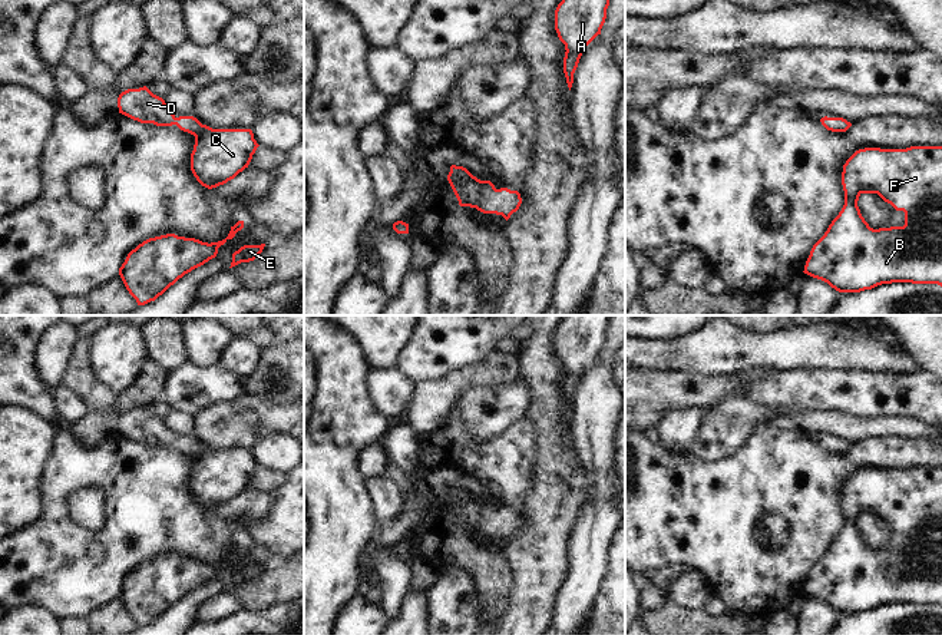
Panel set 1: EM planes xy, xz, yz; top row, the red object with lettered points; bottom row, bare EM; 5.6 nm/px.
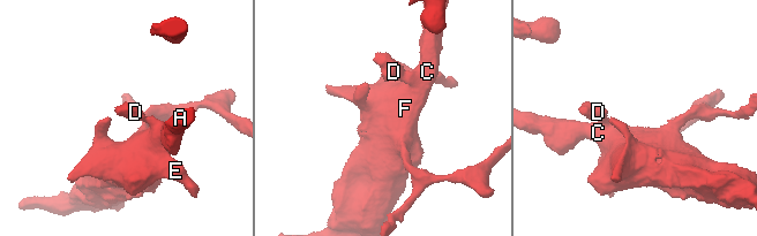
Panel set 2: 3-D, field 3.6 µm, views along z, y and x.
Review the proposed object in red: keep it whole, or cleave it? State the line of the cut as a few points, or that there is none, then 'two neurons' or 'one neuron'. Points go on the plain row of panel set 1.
no cut | one neuron

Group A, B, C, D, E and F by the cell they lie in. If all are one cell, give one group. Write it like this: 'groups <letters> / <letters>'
groups A B C D E F

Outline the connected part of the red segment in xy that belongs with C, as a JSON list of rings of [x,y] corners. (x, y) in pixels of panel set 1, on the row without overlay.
[[[146,407],[122,413],[118,429],[119,434],[141,444],[176,446],[181,452],[194,456],[191,492],[208,510],[227,505],[248,489],[260,467],[251,450],[212,450],[194,437],[176,439],[165,421]]]

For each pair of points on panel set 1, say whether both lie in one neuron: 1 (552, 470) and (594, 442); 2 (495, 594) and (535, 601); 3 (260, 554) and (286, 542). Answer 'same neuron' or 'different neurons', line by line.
1: different neurons
2: different neurons
3: different neurons

